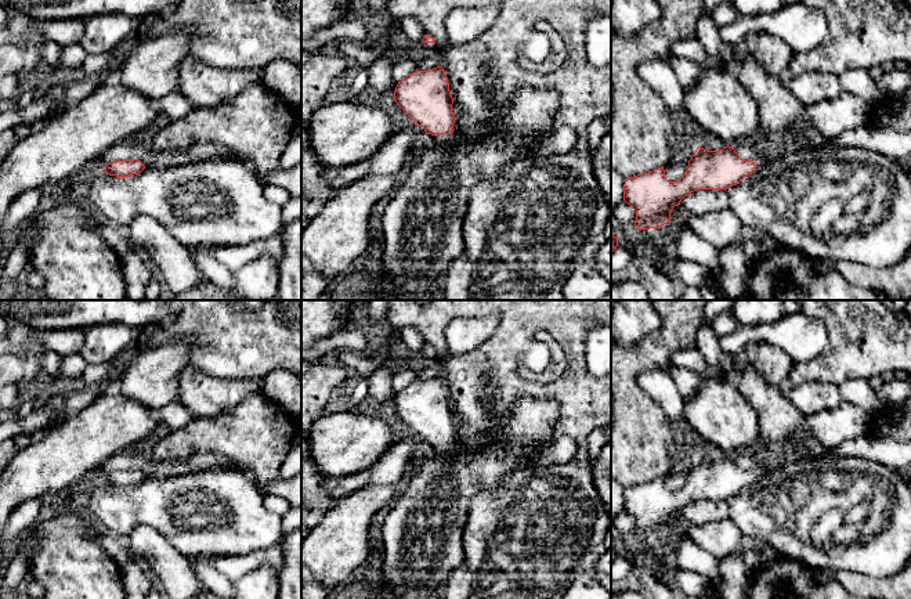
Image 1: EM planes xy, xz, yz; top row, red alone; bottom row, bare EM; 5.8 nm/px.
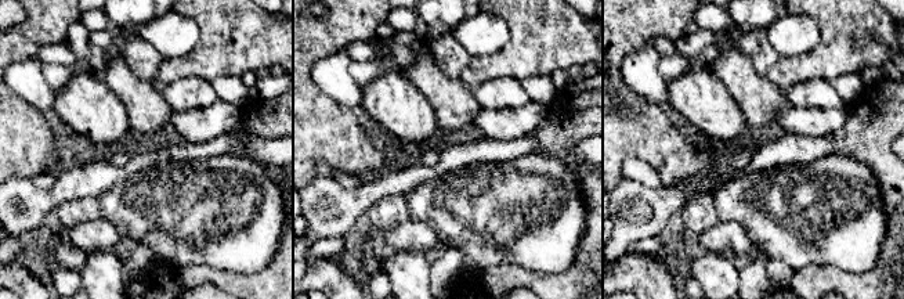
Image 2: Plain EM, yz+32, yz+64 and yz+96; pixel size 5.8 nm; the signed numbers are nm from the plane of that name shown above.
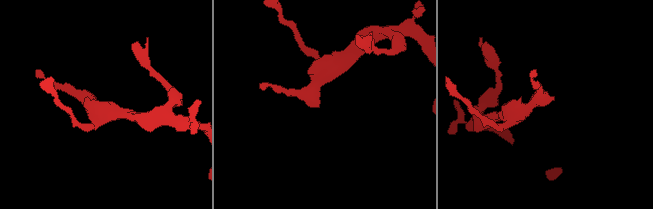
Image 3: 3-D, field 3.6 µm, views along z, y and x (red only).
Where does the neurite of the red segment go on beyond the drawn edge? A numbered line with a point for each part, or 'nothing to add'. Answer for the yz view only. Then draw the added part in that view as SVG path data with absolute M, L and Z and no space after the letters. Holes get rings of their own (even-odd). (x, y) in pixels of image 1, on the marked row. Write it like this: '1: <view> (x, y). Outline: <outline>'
1: yz (759, 161). Outline: M782 147L782 151L785 151L785 149L792 149L792 148L785 148L785 147ZM781 151L781 152L782 152L782 151ZM780 152L780 154L781 154L781 152ZM771 154L756 155L756 158L753 159L756 169L758 169L758 167L762 167L766 162L771 160L771 159L776 158L777 155L771 155ZM777 154L777 155L780 155L780 154Z

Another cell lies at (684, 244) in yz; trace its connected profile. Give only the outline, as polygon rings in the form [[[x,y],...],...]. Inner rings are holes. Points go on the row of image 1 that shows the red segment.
[[[675,225],[670,230],[669,245],[679,260],[698,263],[709,270],[717,261],[719,250],[711,242],[699,238],[688,225]]]

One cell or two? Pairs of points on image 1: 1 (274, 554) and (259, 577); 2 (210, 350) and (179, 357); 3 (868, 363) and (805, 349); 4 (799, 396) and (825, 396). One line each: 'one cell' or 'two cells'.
1: two cells
2: two cells
3: two cells
4: one cell

